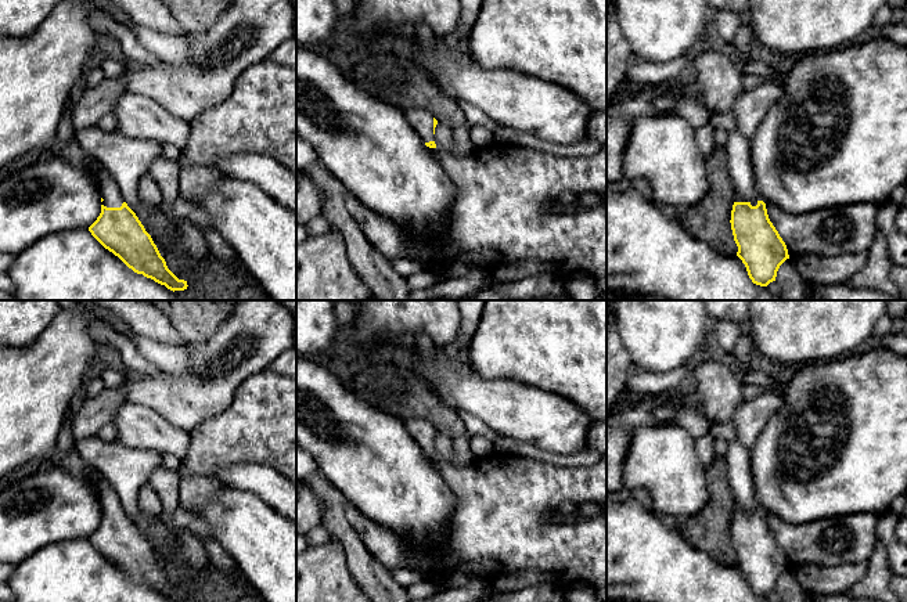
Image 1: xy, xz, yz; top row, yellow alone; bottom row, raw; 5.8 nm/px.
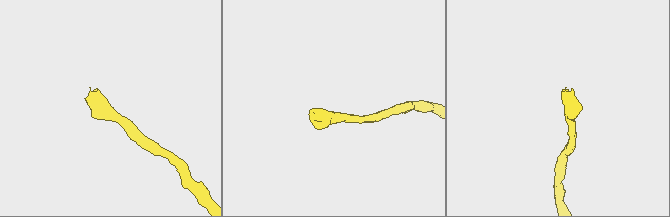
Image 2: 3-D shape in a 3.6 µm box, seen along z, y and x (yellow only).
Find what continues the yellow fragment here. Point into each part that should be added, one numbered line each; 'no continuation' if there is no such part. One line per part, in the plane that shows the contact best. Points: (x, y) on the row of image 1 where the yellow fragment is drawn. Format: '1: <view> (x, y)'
1: xy (38, 74)

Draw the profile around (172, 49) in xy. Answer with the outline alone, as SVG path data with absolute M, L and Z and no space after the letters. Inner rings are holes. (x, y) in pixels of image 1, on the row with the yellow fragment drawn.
M130 22L129 29L138 43L161 61L186 64L192 58L188 39L184 36L168 36L150 28Z

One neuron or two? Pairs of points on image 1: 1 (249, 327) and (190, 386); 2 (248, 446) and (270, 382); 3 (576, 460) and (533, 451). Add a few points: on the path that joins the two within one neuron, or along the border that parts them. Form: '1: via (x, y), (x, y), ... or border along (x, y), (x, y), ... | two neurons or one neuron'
1: via (229, 341), (216, 354), (218, 378), (212, 382) | one neuron
2: via (256, 431), (270, 417), (270, 397) | one neuron
3: via (565, 460), (544, 455) | one neuron

